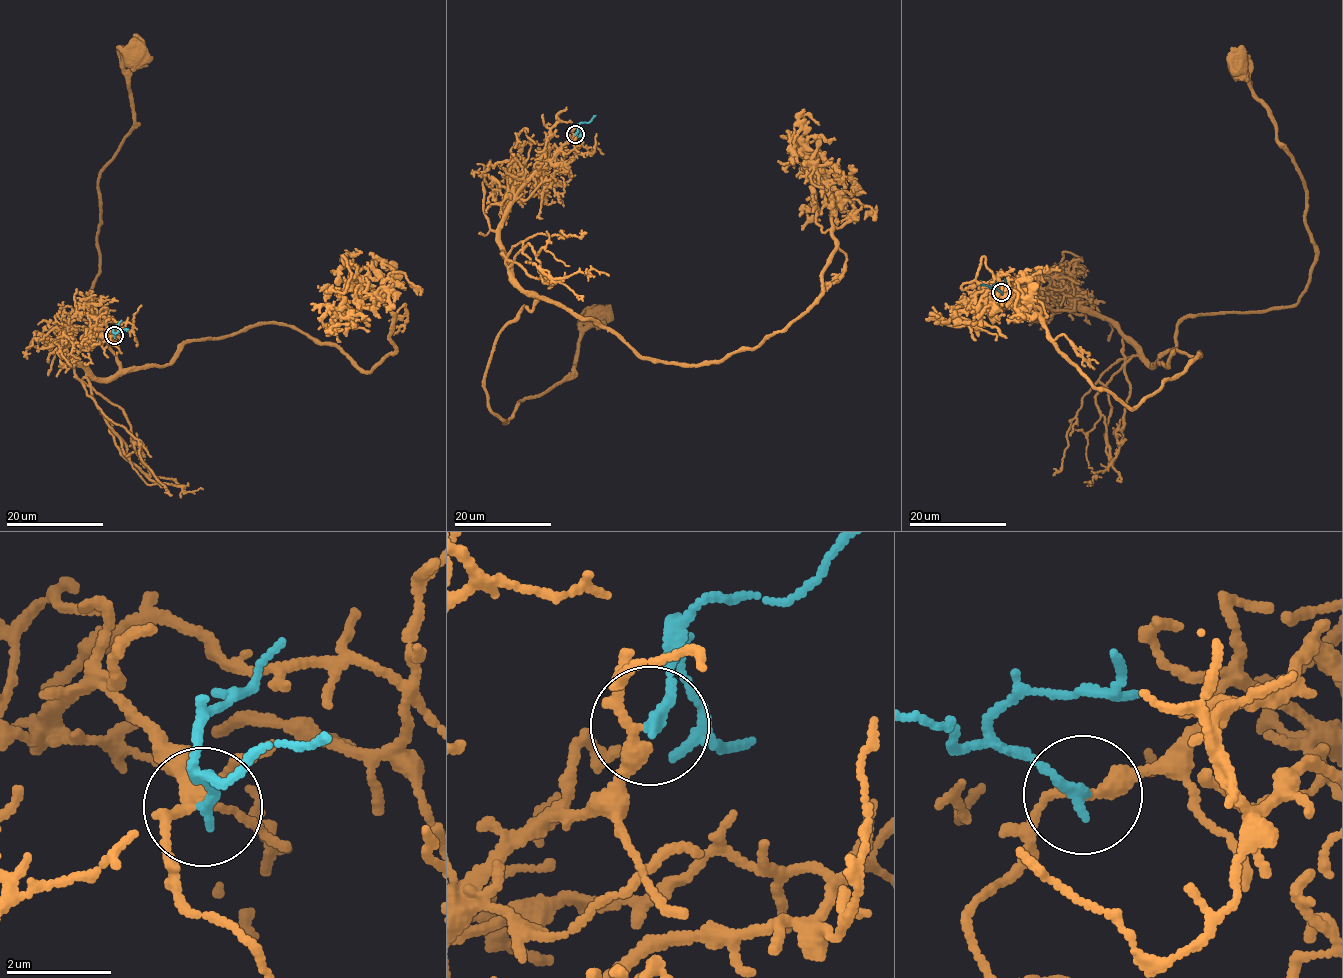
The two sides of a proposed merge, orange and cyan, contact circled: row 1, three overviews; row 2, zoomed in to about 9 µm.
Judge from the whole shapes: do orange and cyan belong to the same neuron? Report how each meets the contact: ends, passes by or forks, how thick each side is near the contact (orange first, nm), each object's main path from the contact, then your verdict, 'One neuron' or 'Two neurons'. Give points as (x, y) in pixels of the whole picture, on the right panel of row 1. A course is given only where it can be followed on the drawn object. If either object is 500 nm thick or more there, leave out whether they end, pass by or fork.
At the ring orange passes by. At the ring cyan ends. Thickness 280 nm (orange) against 200 nm. Course of orange: (1001, 292), (1107, 319), (1152, 367), (1186, 318), (1293, 307), (1316, 257), (1305, 189), (1241, 63). Course of cyan: (1001, 292), (981, 284). One neuron

